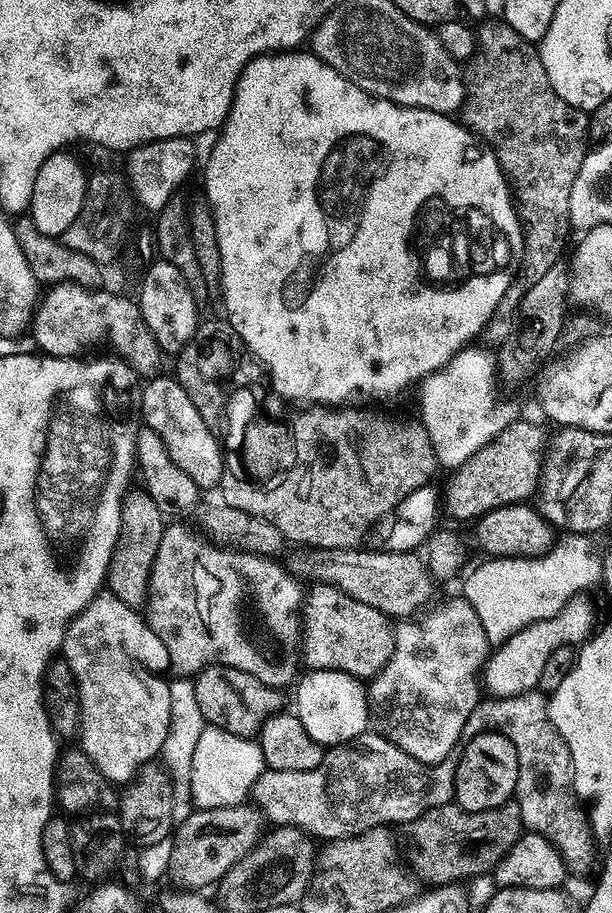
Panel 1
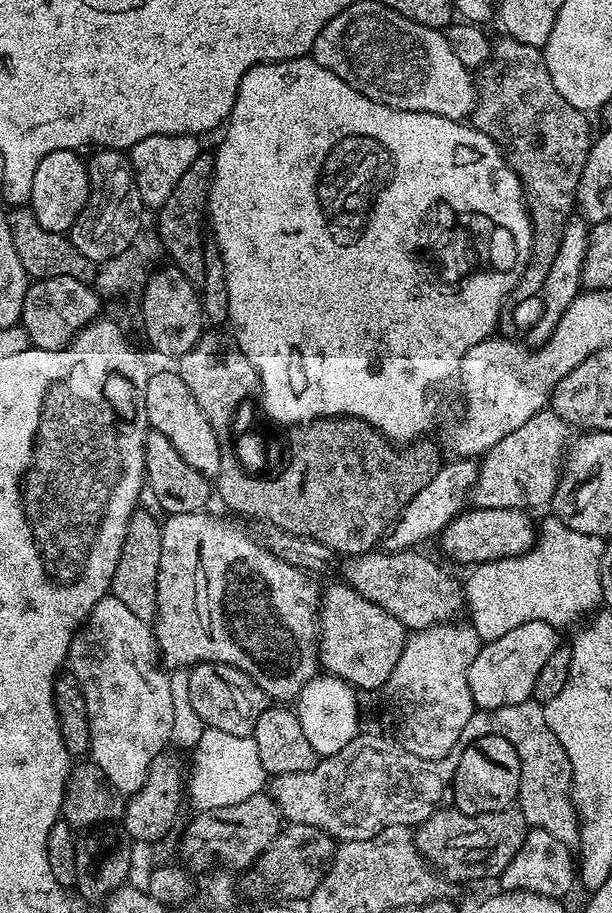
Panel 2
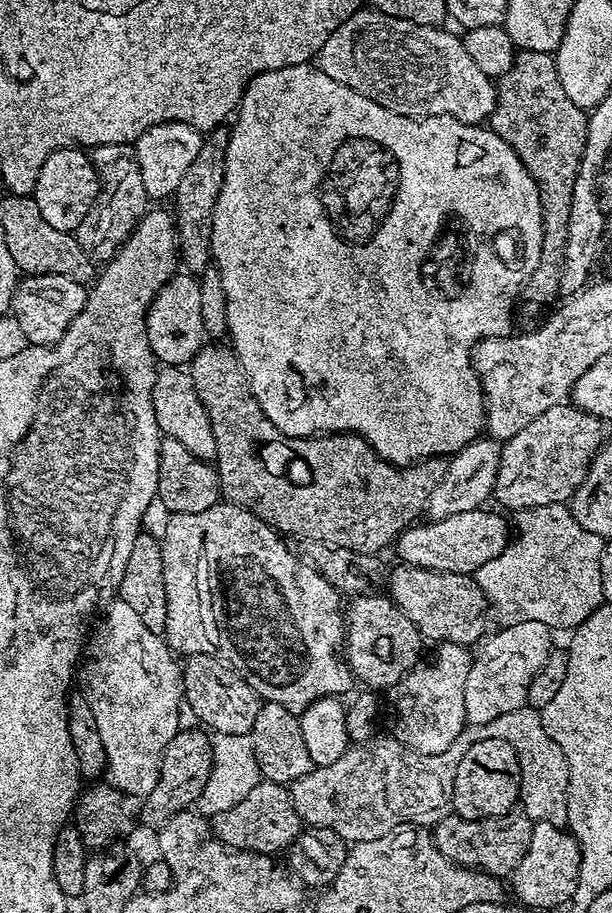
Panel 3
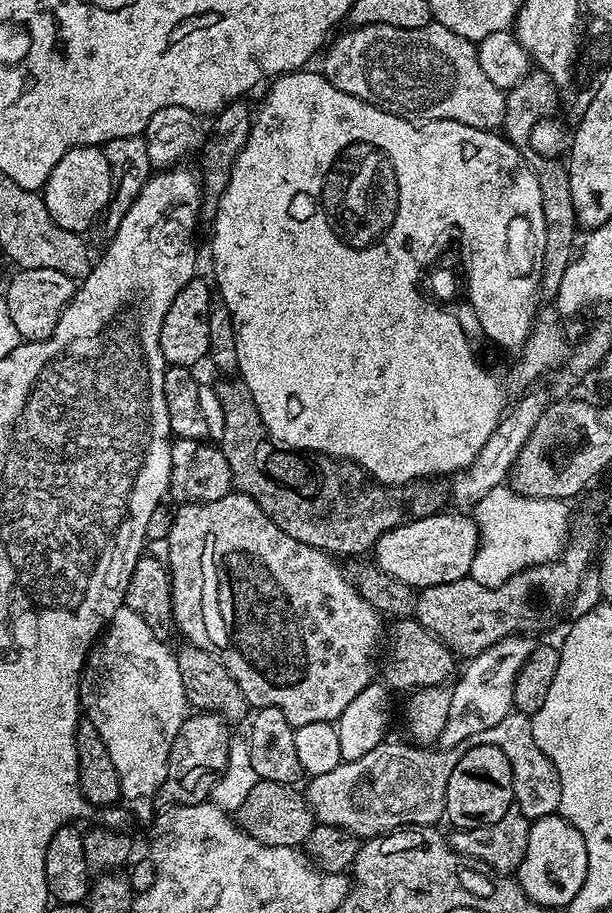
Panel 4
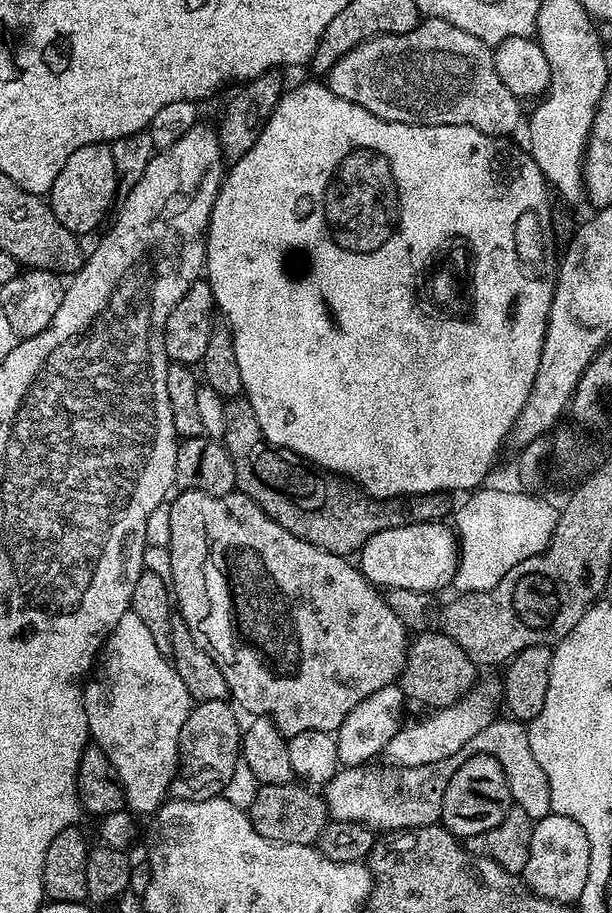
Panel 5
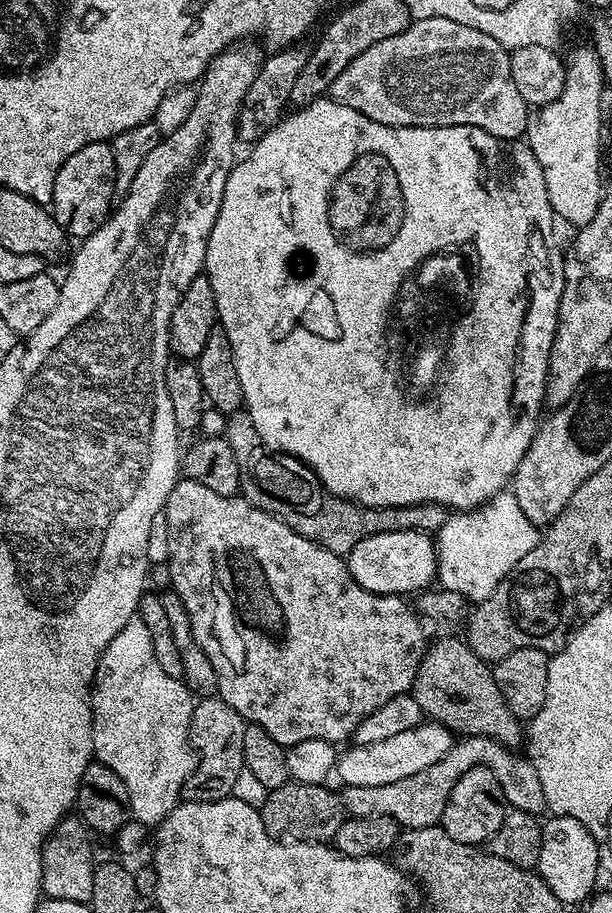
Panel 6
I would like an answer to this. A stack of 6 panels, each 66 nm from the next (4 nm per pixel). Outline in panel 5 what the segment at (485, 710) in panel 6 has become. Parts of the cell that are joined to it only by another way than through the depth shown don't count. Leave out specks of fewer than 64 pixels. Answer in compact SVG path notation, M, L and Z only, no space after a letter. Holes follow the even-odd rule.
M443 630L419 633L408 645L408 661L398 681L409 701L417 700L428 710L449 708L473 691L478 665Z

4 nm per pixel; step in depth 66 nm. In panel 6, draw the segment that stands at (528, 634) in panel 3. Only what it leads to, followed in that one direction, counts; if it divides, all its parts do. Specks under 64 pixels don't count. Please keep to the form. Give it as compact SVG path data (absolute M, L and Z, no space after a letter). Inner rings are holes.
M422 722L417 728L382 738L382 742L361 742L357 748L348 748L345 752L343 749L336 761L335 775L340 776L341 785L344 786L390 786L390 782L398 782L398 778L410 778L410 774L418 774L418 770L434 766L438 758L452 749L453 743L454 733L451 729L435 722Z

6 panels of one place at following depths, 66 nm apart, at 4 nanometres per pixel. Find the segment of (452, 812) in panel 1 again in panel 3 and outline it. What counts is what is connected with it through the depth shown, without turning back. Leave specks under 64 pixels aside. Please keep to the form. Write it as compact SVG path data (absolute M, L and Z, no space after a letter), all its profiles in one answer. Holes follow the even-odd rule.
M513 810L501 816L481 820L467 820L461 816L449 814L434 825L431 834L438 850L442 850L442 854L446 854L446 858L450 858L450 862L461 864L464 868L478 868L481 872L491 876L508 878L518 866L518 862L522 862L522 854L526 854L526 850L530 846L533 823L534 821L523 810Z

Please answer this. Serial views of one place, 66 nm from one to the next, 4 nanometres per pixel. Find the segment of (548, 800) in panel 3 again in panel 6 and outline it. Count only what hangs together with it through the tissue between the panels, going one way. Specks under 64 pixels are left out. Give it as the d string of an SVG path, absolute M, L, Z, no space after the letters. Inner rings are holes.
M466 736L457 739L452 749L438 758L434 766L426 766L426 770L418 770L418 774L410 774L410 778L398 778L398 782L390 782L390 786L347 785L342 792L344 811L348 816L389 816L404 830L434 828L440 824L450 790L454 790L454 782L458 782L466 770L489 768L494 778L498 778L505 801L512 808L539 817L546 809L546 794L542 794L538 770L534 770L531 760L516 755L520 754L496 740L485 736Z

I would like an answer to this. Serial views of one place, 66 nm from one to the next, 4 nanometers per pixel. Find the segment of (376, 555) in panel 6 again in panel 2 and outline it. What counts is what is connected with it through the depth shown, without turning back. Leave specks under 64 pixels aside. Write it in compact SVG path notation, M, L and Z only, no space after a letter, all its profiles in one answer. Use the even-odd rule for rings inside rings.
M473 507L471 509L472 512L469 512L469 510L464 510L460 513L459 516L456 517L456 519L451 520L449 524L446 525L444 528L444 531L442 535L439 537L438 542L444 546L445 552L454 560L457 560L460 564L468 564L467 566L475 566L477 564L486 564L490 560L505 560L506 558L510 558L511 556L521 556L522 554L526 554L529 552L532 548L535 548L538 543L538 528L535 528L534 525L532 525L532 520L527 511L521 510L519 508L478 508Z

